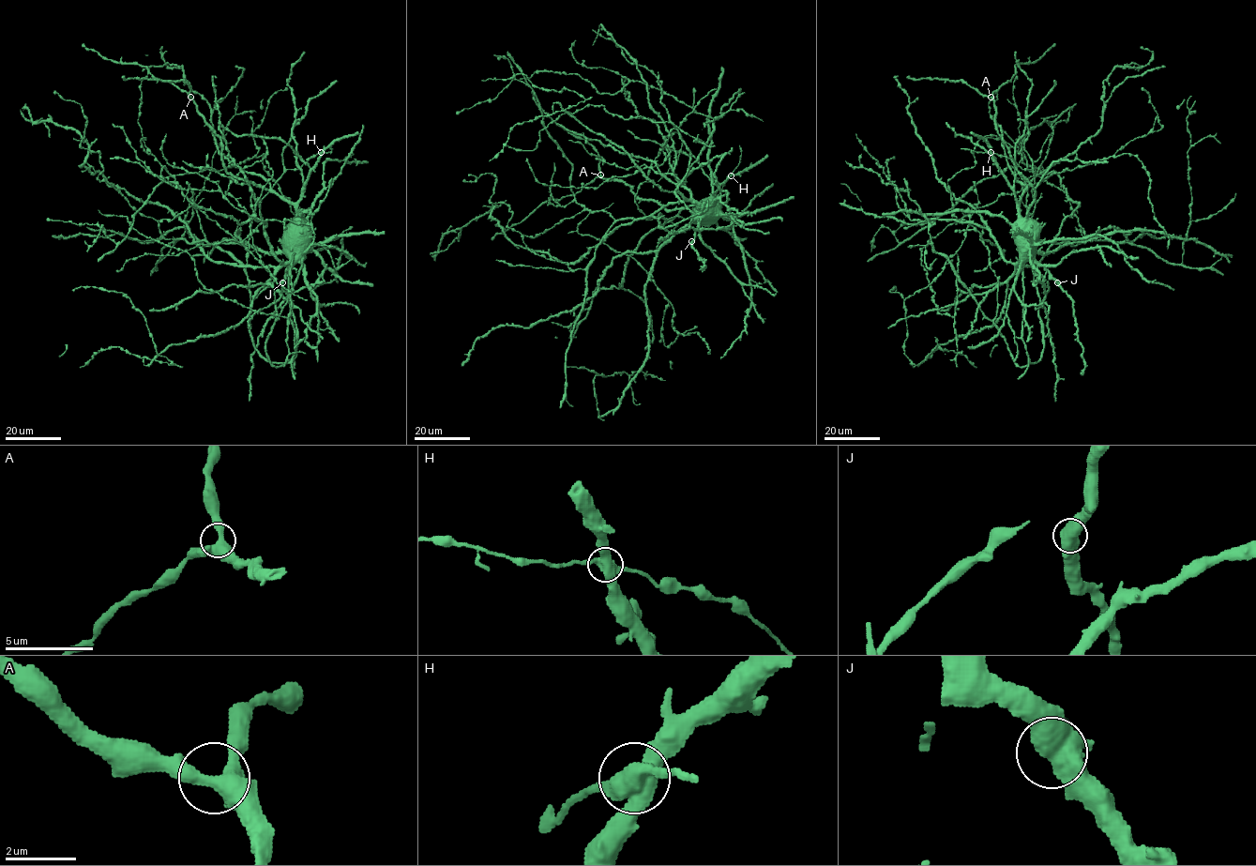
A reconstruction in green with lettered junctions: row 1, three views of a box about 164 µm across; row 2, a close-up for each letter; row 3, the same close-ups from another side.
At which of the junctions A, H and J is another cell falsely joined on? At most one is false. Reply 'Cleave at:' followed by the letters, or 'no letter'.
Cleave at: no letter

